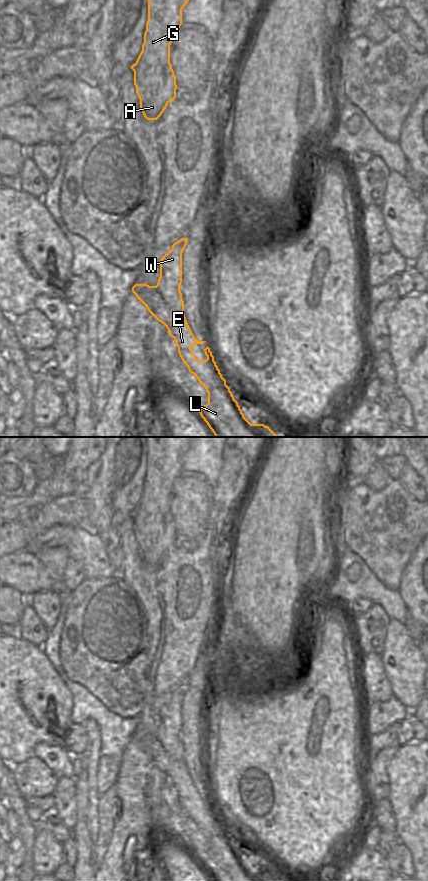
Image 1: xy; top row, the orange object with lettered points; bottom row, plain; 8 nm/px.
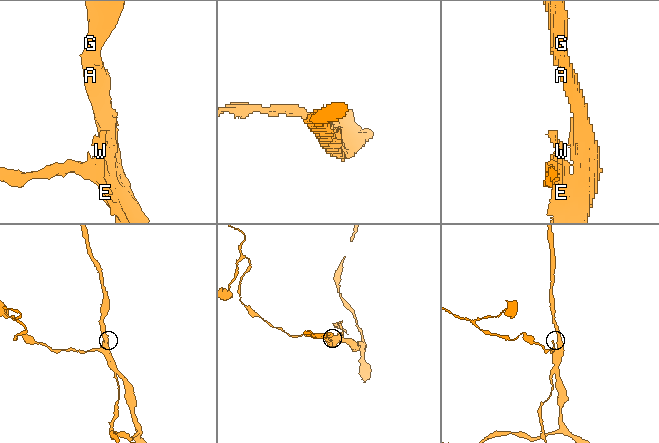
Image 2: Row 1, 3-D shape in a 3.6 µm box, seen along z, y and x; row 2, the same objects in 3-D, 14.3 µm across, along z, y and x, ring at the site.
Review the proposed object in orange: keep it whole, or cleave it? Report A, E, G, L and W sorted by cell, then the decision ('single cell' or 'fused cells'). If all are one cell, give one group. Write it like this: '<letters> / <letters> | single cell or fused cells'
A G W / E L | fused cells

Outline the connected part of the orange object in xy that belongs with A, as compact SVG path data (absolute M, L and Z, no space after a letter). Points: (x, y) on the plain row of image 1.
M146 437L148 447L148 469L144 481L144 491L142 499L136 509L130 516L134 519L134 533L136 541L140 547L140 557L147 568L157 568L169 550L176 546L176 525L170 511L170 493L174 481L182 473L182 457L190 447L192 437Z

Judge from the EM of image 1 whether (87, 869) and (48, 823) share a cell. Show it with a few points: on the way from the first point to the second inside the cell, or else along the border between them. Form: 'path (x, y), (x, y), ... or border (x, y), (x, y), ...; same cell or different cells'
border (71, 830), (72, 835); different cells

